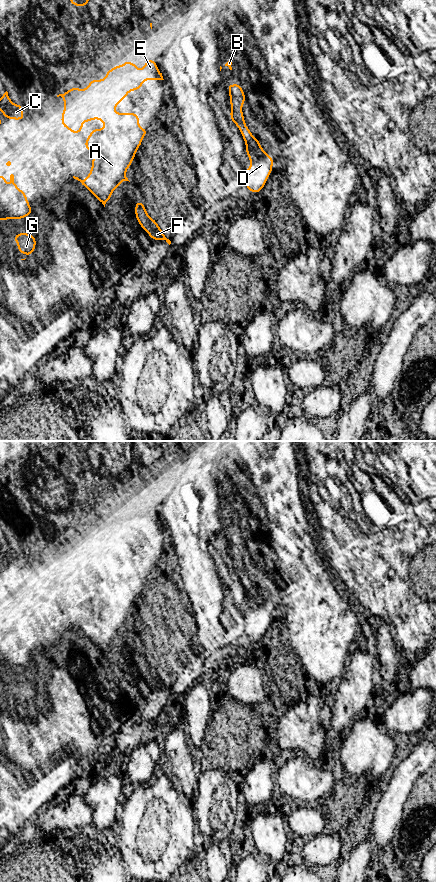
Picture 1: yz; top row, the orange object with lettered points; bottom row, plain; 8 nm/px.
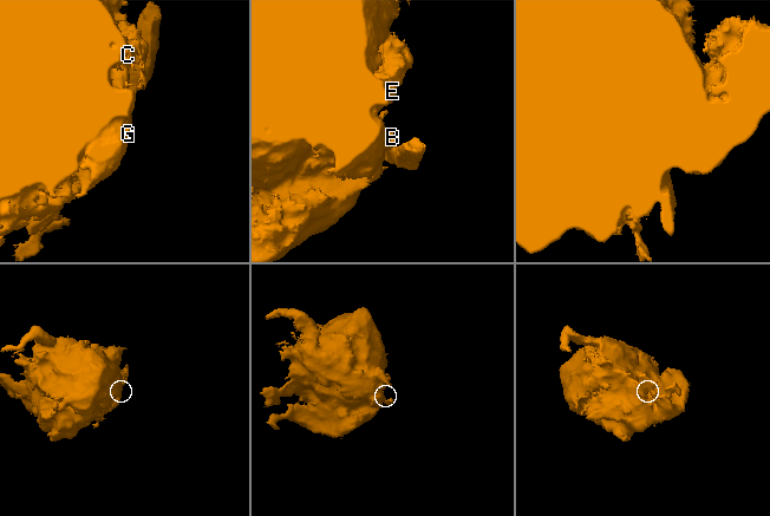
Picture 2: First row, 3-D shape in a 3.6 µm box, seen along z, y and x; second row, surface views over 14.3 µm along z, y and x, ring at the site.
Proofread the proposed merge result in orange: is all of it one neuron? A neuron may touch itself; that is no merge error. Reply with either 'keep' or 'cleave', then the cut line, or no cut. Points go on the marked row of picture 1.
cleave; cut in yz along (246, 143), (253, 147), (257, 145)

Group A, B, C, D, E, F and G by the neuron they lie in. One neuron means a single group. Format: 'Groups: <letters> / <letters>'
Groups: A B C E F G / D

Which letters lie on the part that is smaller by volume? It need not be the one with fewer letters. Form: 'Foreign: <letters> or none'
Foreign: D

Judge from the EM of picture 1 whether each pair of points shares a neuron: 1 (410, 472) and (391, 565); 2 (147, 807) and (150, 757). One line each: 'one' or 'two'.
1: one
2: two

